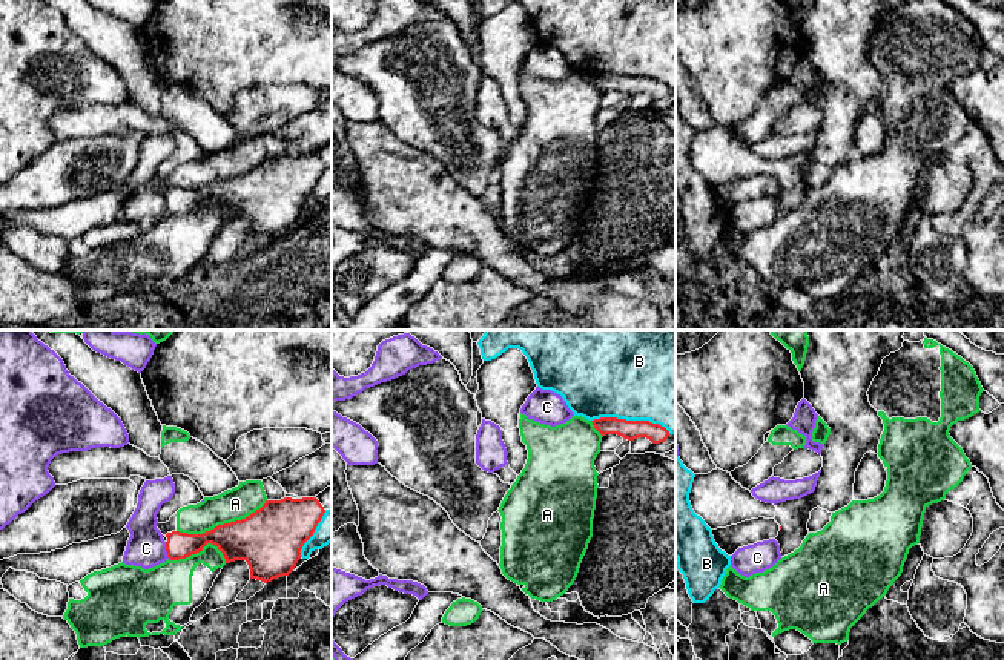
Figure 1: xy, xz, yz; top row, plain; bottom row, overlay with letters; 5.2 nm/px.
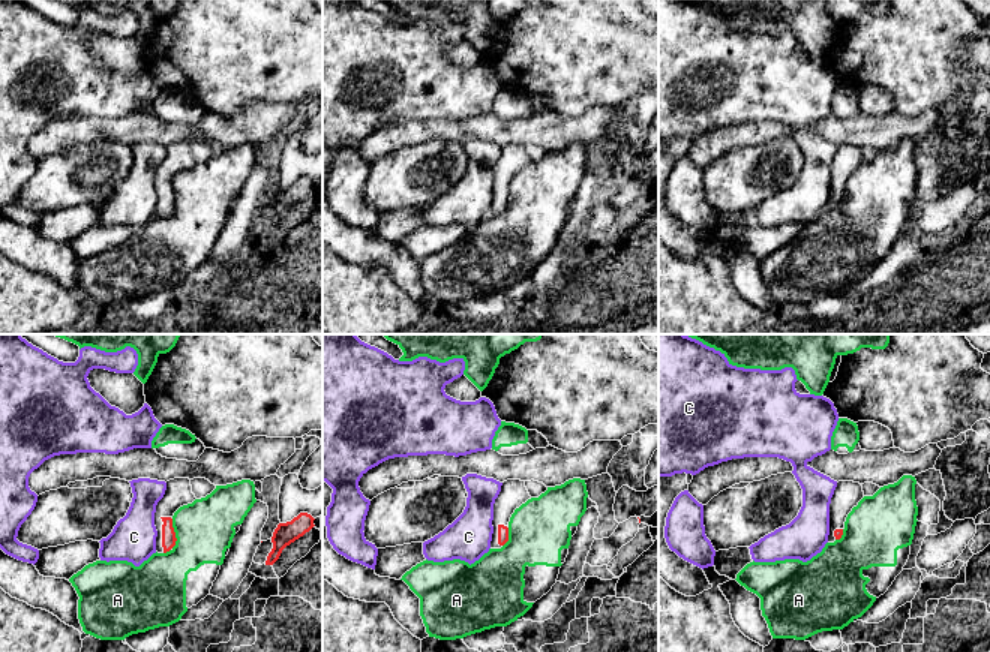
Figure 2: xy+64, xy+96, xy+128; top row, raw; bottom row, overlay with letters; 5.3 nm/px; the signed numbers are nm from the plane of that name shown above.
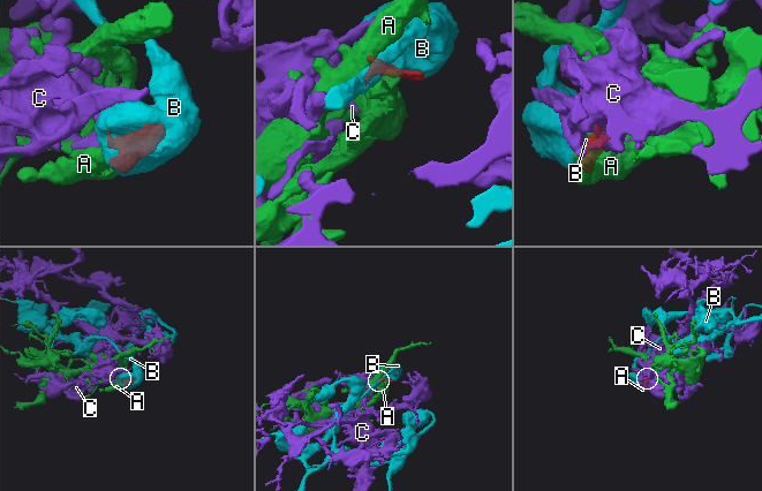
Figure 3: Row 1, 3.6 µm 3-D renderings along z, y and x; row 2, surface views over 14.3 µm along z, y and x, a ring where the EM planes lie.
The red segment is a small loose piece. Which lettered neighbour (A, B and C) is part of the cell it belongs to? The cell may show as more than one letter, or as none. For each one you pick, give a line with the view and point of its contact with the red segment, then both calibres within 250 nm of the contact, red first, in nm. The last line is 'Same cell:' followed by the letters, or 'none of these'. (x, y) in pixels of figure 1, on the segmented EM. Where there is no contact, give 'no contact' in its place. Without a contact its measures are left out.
Same cell: none of these

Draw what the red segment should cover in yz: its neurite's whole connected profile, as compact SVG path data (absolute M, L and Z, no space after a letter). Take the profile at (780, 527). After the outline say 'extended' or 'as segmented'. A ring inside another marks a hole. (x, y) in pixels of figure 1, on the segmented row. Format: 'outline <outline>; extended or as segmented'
outline M807 330L809 347L800 371L804 399L827 424L831 434L821 448L823 467L815 491L794 500L775 503L775 522L780 525L775 540L781 557L798 549L809 534L807 522L817 507L835 513L854 499L855 471L866 453L878 453L884 431L883 419L870 405L867 391L878 375L883 359L898 351L904 330Z; extended

